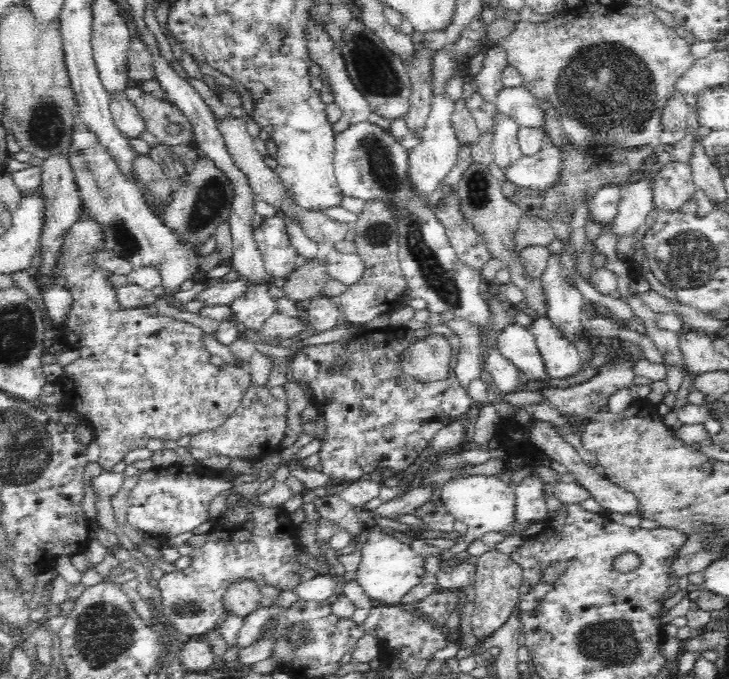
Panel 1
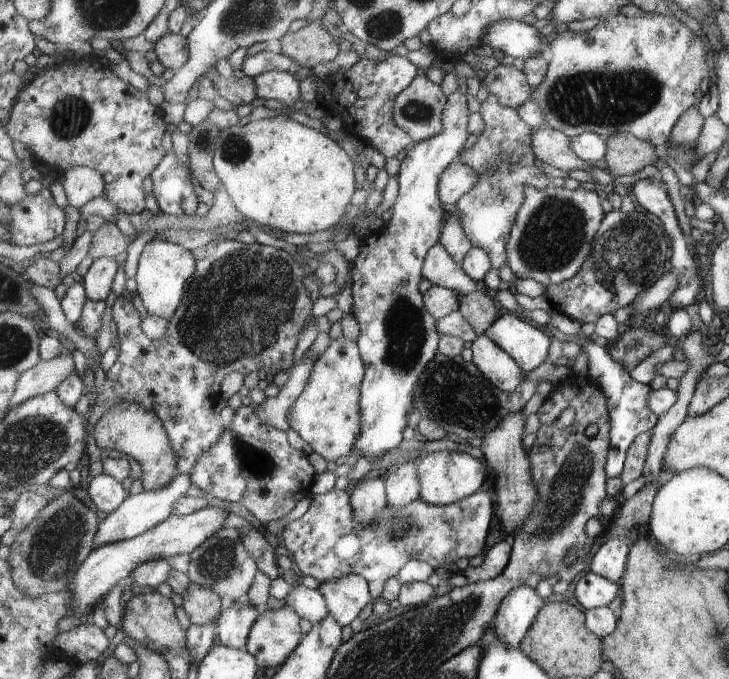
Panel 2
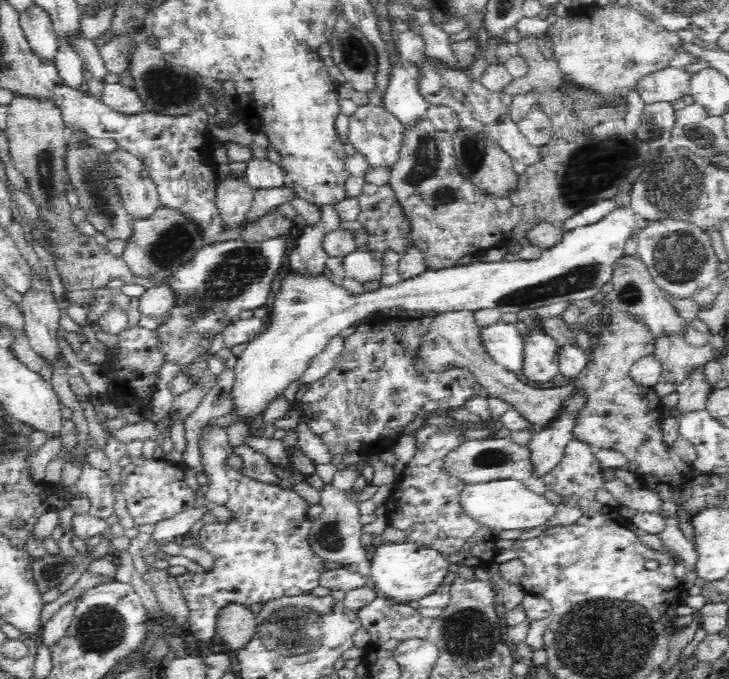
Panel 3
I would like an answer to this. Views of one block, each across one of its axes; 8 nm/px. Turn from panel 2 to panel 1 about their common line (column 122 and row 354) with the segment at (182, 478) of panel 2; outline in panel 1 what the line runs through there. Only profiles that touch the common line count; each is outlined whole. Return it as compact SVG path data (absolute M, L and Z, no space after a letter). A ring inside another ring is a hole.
M510 324L498 333L498 347L528 380L548 380L548 371L528 327Z

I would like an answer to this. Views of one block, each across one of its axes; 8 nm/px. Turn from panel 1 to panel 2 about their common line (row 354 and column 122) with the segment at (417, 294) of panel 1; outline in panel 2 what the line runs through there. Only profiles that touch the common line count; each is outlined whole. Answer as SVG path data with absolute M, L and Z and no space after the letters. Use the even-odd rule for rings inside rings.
M104 472L91 480L88 492L90 500L107 515L114 513L130 497L120 480Z

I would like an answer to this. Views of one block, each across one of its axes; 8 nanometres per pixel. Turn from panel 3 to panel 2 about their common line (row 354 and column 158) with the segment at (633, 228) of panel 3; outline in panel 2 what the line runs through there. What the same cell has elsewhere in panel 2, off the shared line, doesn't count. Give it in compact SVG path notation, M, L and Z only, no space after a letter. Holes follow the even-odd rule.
M152 240L146 243L140 255L135 280L147 312L170 319L181 306L190 278L198 272L198 260L193 250L167 240Z

